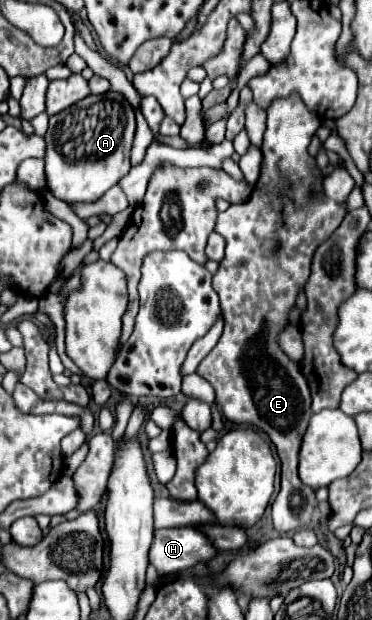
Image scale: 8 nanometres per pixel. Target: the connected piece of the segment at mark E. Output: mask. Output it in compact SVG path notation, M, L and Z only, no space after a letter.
M291 96L291 98L279 98L279 100L273 102L271 108L267 110L267 130L265 130L265 138L263 138L263 146L261 146L261 152L263 152L263 168L261 168L261 176L259 176L257 184L255 184L255 188L253 188L253 192L251 192L251 196L249 196L249 200L247 200L245 204L231 204L225 212L219 212L219 216L217 216L215 232L221 234L221 236L225 238L225 242L227 242L225 258L219 262L219 270L217 270L217 274L215 274L215 292L217 292L219 302L221 302L221 312L223 312L223 320L225 320L225 330L223 330L223 334L221 334L217 346L205 356L205 360L203 360L203 362L199 364L199 368L197 368L197 374L201 374L205 380L209 380L211 386L215 388L215 392L217 392L217 398L215 398L215 400L219 402L219 406L221 406L221 410L223 410L223 414L225 414L225 418L227 418L229 422L233 422L233 424L253 424L253 426L257 426L259 430L263 430L263 432L271 438L271 442L275 444L277 454L279 454L279 460L281 460L281 492L279 492L279 496L277 496L275 502L273 502L273 512L271 512L271 514L273 514L273 526L275 526L275 530L281 532L281 534L287 534L287 532L291 532L291 530L295 532L295 530L299 530L299 528L303 528L303 526L309 526L311 520L313 520L313 514L315 514L315 510L317 510L317 498L315 498L315 488L305 486L305 484L301 482L299 474L297 474L299 448L301 448L301 440L303 440L303 434L305 434L305 378L303 378L299 366L297 366L289 356L285 356L285 354L279 350L275 338L277 338L279 330L287 324L287 314L289 314L291 306L295 304L297 292L305 286L305 280L309 278L309 266L311 266L313 252L317 250L319 244L323 244L323 242L325 242L325 240L339 228L339 224L343 222L343 216L345 216L345 204L335 204L335 202L331 202L331 200L327 200L327 198L317 198L317 196L315 196L315 194L321 190L321 180L319 180L319 178L321 178L321 170L315 166L315 158L309 156L307 146L309 146L309 142L311 142L311 138L313 138L313 134L315 134L315 130L317 130L319 126L321 126L321 120L317 118L317 114L311 114L311 112L307 110L307 106L305 106L297 96Z

